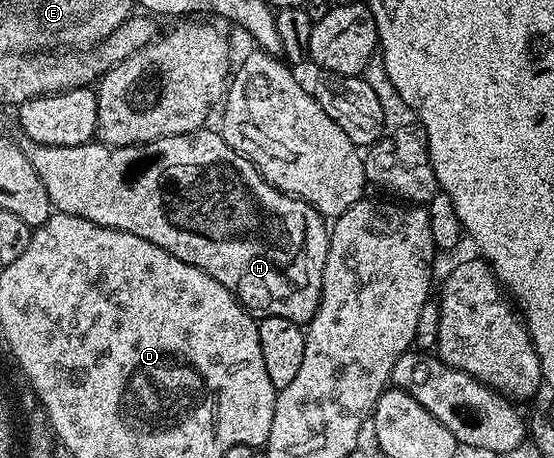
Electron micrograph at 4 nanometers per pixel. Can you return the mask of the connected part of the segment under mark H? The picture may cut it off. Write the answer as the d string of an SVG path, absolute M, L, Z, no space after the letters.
M204 127L148 145L53 147L23 139L18 146L33 163L33 171L45 183L45 191L49 191L49 199L58 212L149 239L149 243L217 279L256 318L280 317L300 323L313 319L322 299L328 222L308 201L282 193L267 182L249 158L225 143L222 132Z

